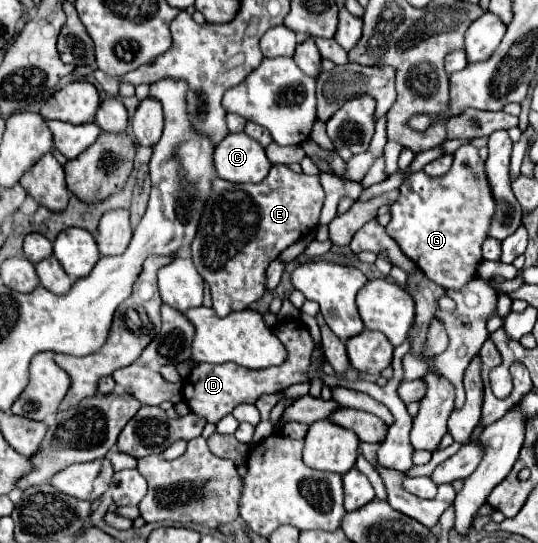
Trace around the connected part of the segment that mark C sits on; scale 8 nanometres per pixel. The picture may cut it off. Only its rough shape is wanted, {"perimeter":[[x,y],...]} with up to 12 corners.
{"perimeter":[[229,133],[215,169],[231,183],[261,183],[271,161],[253,137]]}

